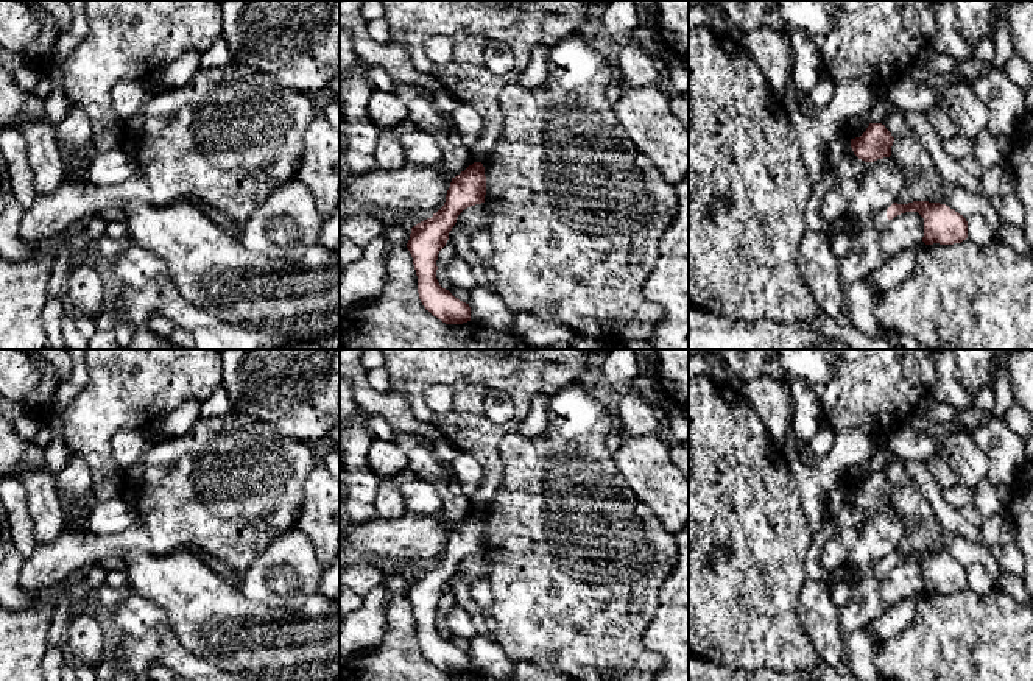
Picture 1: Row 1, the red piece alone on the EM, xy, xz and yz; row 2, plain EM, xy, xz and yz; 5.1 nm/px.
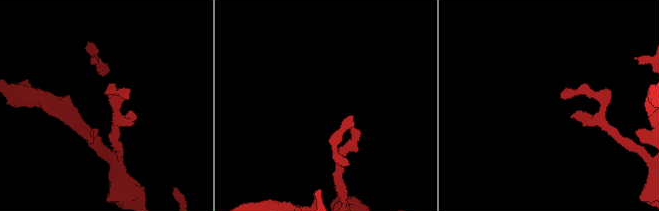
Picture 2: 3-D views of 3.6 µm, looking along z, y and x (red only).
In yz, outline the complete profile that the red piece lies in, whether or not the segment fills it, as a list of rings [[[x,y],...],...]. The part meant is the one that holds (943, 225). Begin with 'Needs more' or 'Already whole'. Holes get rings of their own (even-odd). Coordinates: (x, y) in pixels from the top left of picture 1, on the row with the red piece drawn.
Needs more. [[[913,201],[908,204],[893,203],[879,213],[860,218],[844,231],[849,235],[855,235],[865,229],[876,229],[880,232],[894,217],[905,212],[918,212],[924,218],[922,242],[925,245],[954,245],[968,238],[968,221],[963,215],[946,204],[929,201]]]

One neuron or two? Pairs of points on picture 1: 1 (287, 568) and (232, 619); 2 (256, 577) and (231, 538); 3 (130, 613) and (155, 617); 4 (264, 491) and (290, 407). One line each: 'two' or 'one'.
1: two
2: two
3: one
4: two

